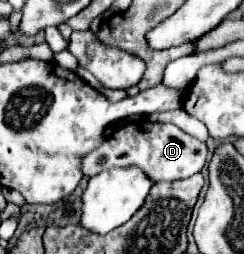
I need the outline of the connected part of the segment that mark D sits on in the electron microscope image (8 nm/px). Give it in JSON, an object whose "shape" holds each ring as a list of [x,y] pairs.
{"shape":[[[140,120],[140,122],[128,122],[114,128],[108,140],[102,142],[96,150],[92,150],[84,158],[82,170],[84,170],[84,176],[94,176],[114,166],[138,166],[154,182],[162,182],[162,180],[174,182],[174,180],[182,180],[182,178],[190,178],[192,174],[198,174],[206,164],[206,156],[208,156],[206,144],[186,134],[178,126]]]}

